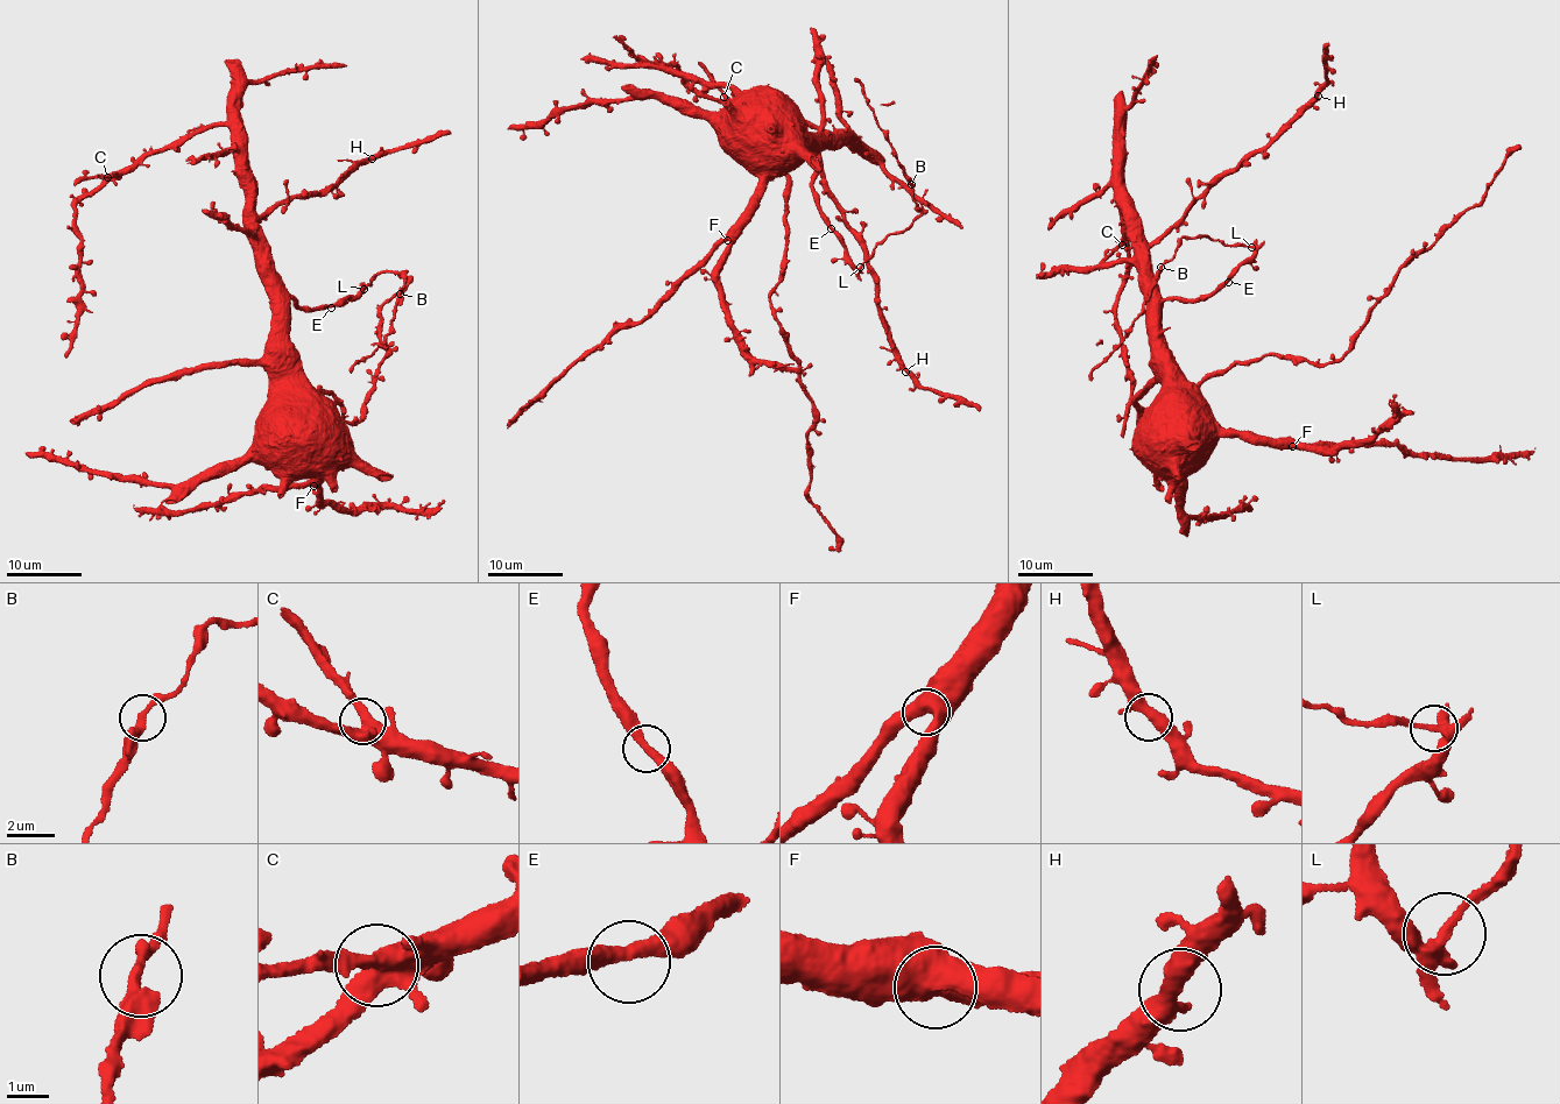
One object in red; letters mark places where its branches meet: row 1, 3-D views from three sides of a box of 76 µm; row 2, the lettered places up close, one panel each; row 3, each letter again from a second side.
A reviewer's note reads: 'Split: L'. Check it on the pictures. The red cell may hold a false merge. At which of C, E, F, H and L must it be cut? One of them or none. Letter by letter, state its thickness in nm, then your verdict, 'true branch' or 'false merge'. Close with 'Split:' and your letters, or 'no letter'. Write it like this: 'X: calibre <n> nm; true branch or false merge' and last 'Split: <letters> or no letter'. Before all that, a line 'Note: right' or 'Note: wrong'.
Note: right
C: calibre 440 nm; true branch
E: calibre 360 nm; true branch
F: calibre 480 nm; true branch
H: calibre 360 nm; true branch
L: calibre 320 nm; false merge
Split: L

